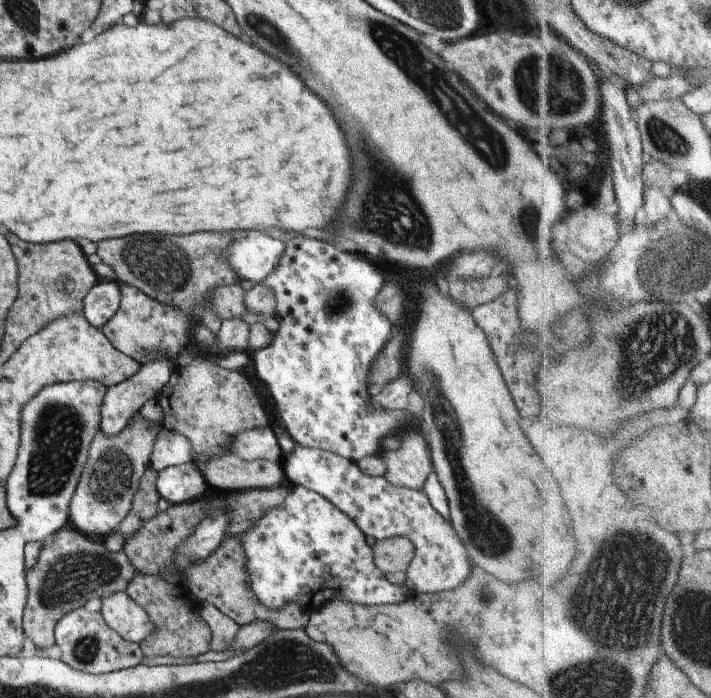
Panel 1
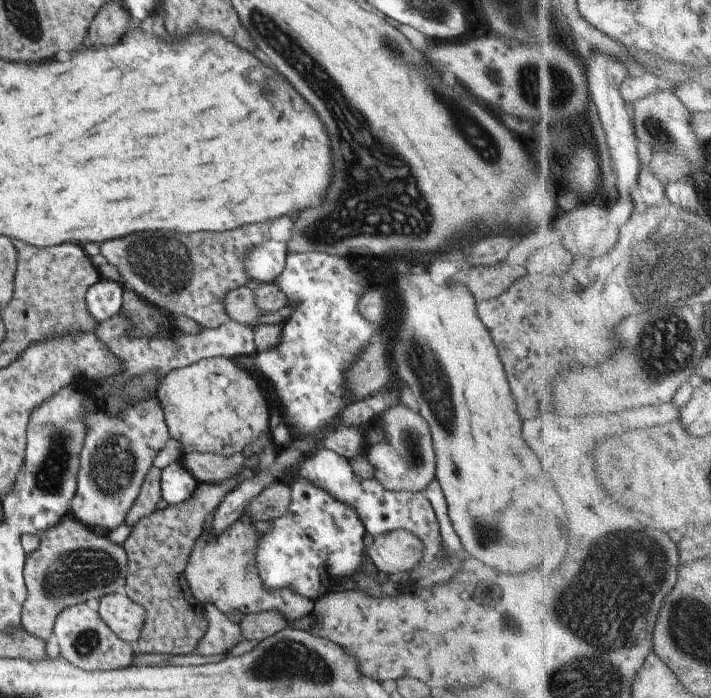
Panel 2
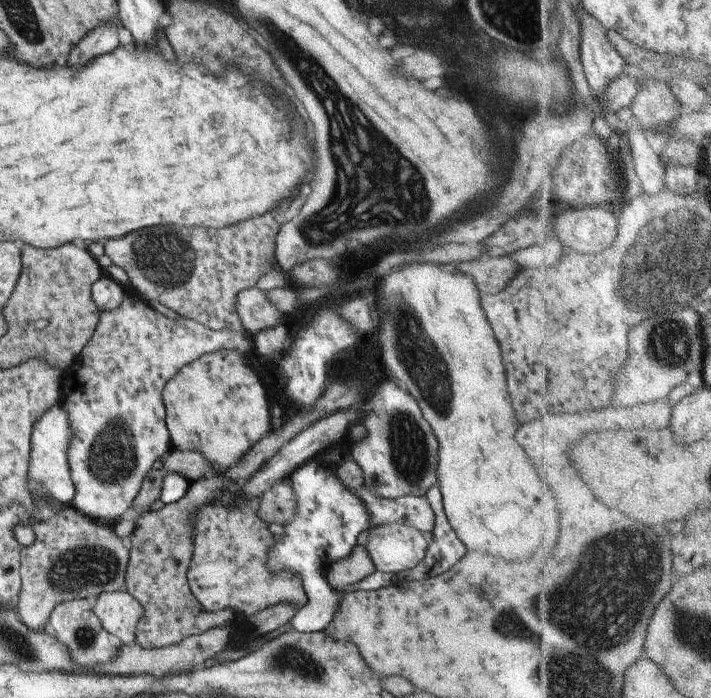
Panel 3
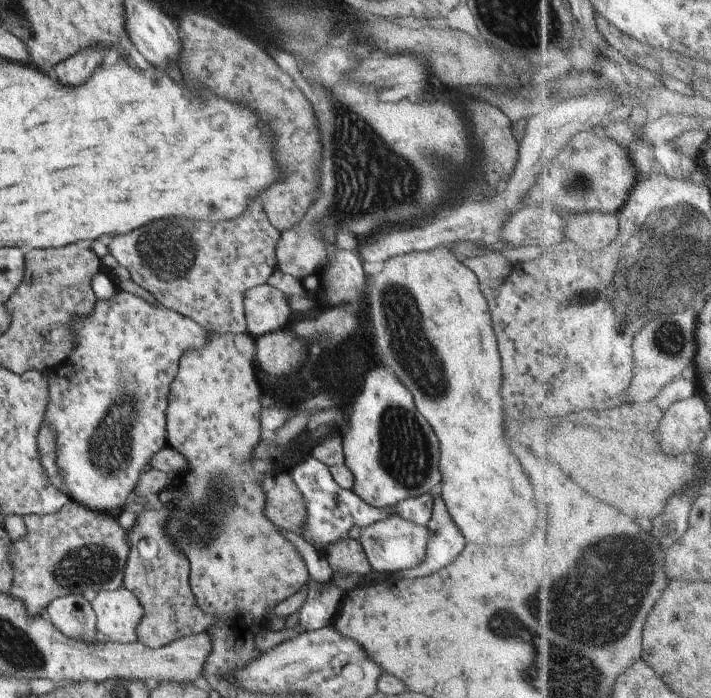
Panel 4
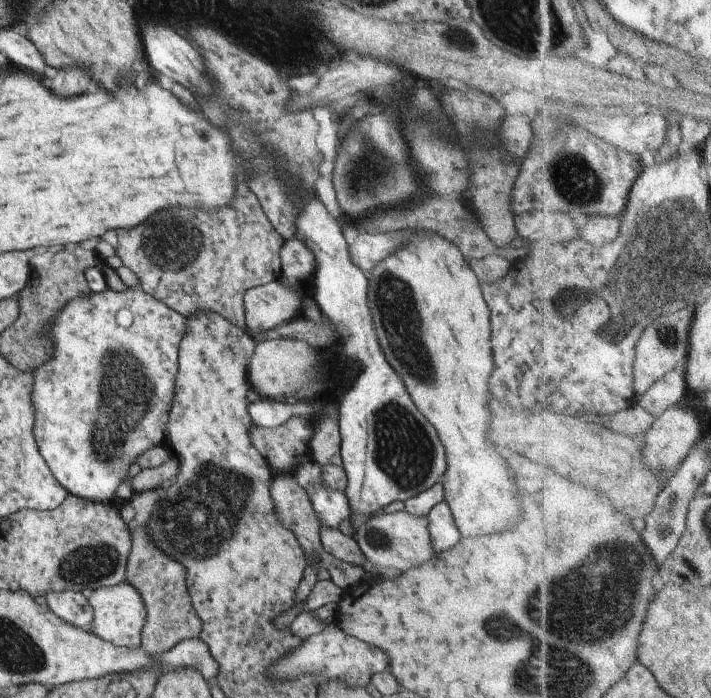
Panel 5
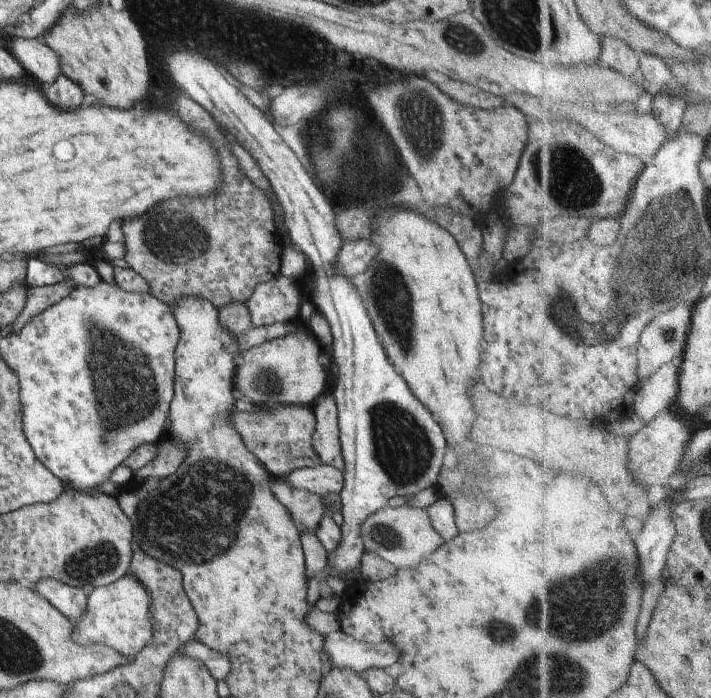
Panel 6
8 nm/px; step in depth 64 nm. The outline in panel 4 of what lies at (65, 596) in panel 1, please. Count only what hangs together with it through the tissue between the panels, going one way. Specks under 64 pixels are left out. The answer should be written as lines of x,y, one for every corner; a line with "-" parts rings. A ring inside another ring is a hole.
69,499
59,512
28,514
23,518
28,534
10,544
10,566
16,576
11,592
24,602
30,618
45,613
52,600
68,594
83,596
86,590
98,594
100,590
124,588
123,576
130,554
129,532
118,524
117,516
100,514

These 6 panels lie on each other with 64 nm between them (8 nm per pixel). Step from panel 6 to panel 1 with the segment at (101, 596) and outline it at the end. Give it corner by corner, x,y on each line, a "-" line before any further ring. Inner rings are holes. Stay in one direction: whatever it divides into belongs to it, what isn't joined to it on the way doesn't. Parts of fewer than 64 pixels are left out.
118,591
101,598
100,614
106,624
124,640
138,643
154,632
154,623
145,608
136,604
128,593

